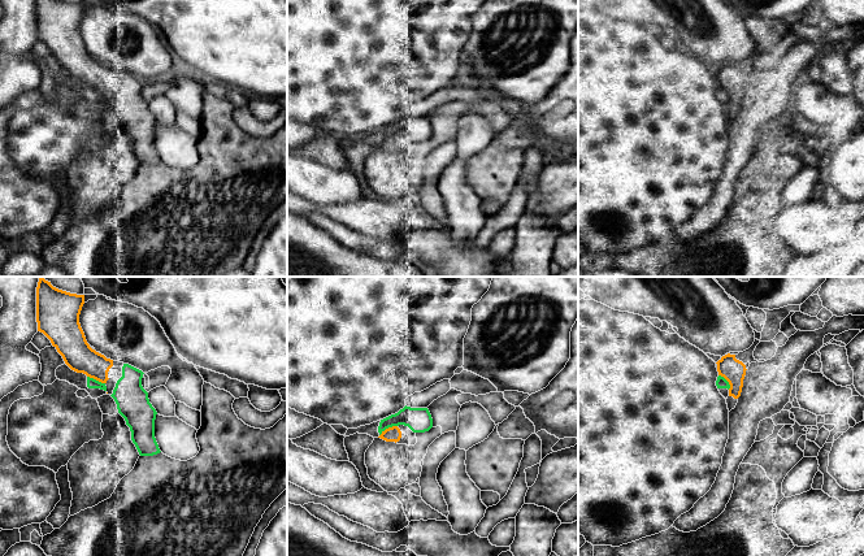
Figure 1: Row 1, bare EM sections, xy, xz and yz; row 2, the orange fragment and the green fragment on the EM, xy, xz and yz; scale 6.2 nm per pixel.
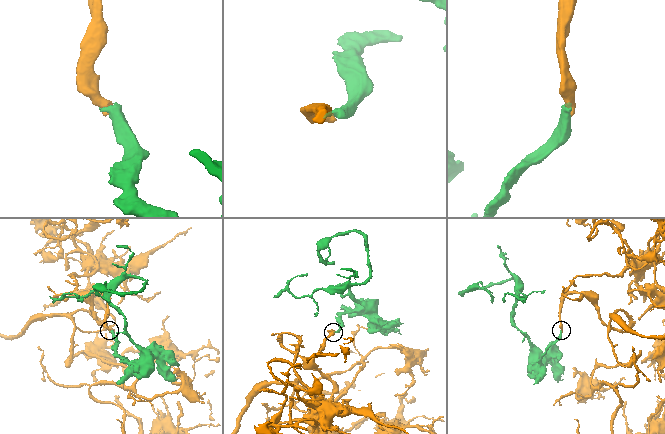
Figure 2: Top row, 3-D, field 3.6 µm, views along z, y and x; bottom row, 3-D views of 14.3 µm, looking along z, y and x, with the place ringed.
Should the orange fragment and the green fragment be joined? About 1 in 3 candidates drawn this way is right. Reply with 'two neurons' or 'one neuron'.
one neuron

